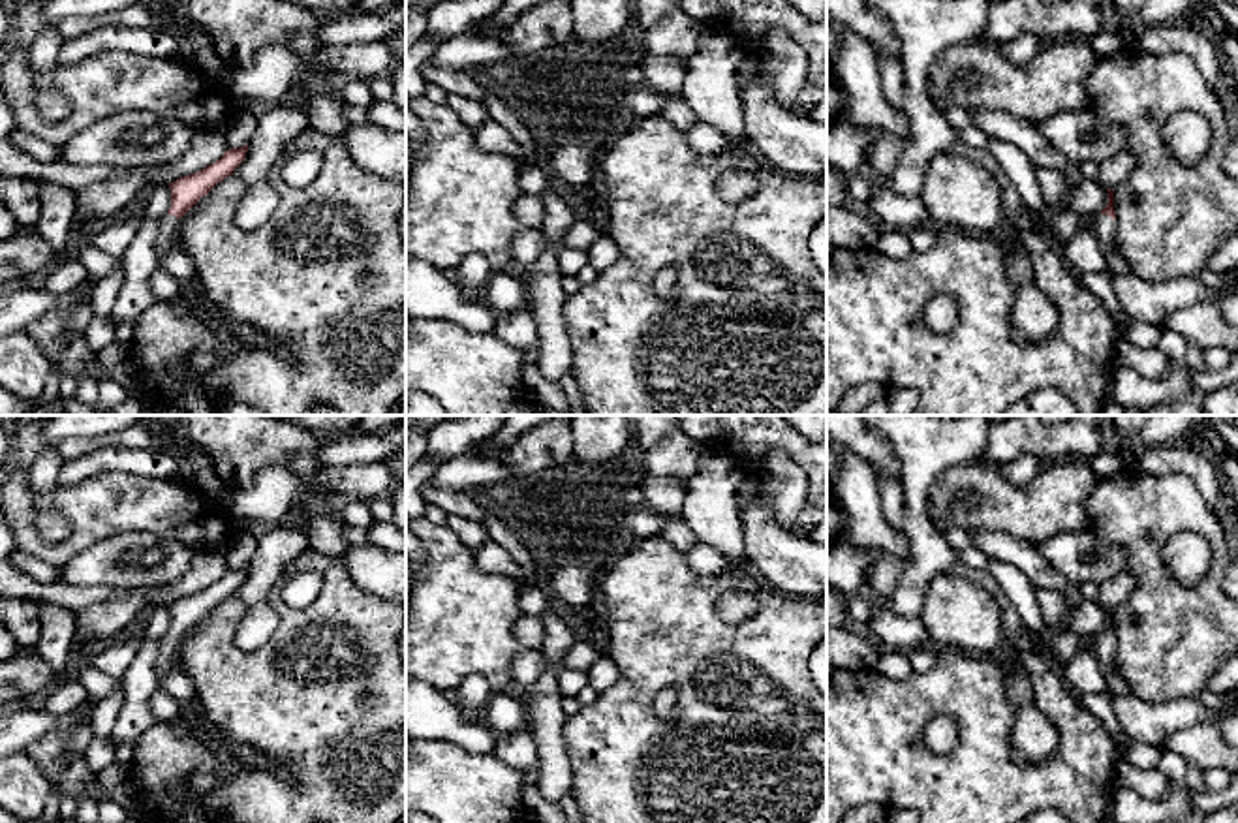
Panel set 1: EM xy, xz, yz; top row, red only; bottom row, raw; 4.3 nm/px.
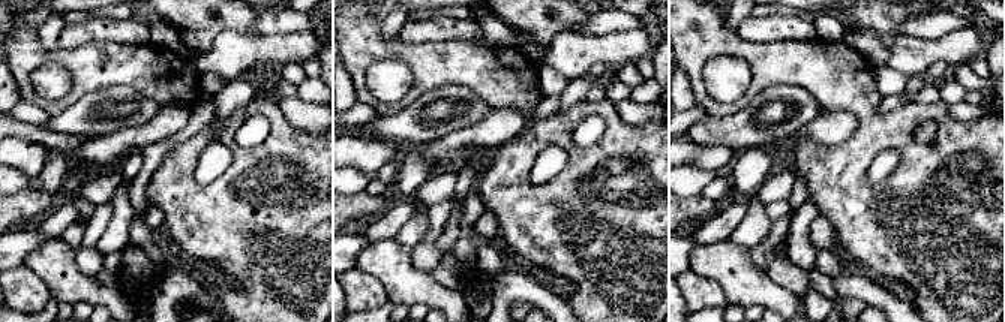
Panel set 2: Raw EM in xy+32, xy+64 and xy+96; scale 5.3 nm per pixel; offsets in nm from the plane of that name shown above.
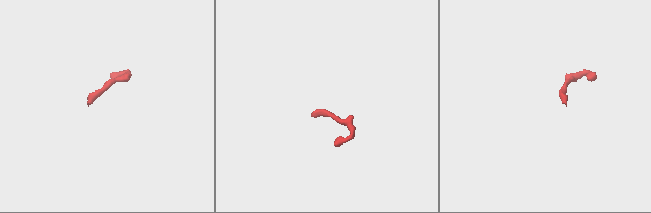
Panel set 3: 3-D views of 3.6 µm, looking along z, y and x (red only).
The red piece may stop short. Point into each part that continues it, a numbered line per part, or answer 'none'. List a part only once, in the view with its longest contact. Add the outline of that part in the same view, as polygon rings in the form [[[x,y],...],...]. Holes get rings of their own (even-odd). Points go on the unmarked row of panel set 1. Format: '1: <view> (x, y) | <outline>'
1: yz (1105, 647) | [[[1095,635],[1095,639],[1097,660],[1106,678],[1108,691],[1116,697],[1133,697],[1125,678],[1114,667],[1116,643],[1106,635]]]

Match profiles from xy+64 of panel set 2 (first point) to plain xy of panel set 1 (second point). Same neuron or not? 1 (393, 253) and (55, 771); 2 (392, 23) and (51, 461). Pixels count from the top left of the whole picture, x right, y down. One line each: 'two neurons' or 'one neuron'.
1: one neuron
2: one neuron

